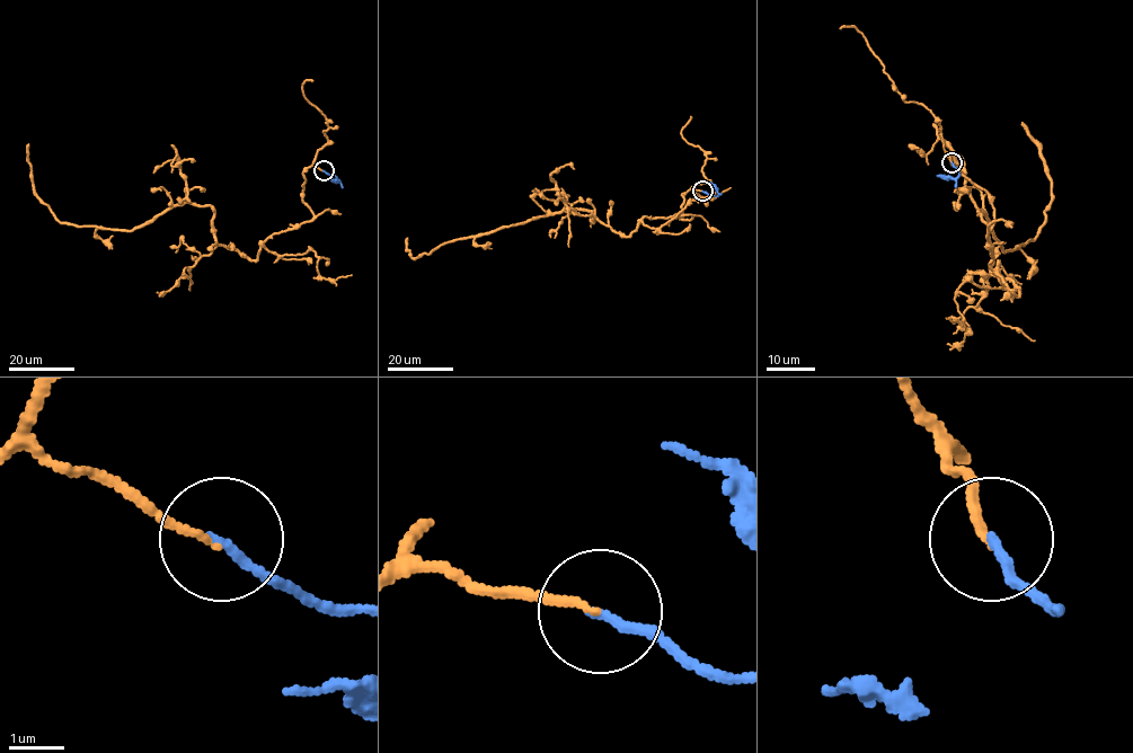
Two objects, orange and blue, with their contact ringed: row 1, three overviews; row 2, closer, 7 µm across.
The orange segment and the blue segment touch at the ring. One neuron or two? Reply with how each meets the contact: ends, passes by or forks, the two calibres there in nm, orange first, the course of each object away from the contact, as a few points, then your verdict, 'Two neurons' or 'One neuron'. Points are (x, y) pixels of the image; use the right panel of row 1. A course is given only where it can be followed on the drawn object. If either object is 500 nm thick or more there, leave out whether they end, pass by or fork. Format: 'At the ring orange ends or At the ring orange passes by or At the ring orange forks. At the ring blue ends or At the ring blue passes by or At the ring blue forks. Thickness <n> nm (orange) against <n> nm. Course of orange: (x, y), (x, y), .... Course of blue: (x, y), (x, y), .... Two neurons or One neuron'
At the ring orange ends. At the ring blue ends. Thickness 120 nm (orange) against 170 nm. Course of orange: (952, 162), (989, 196), (989, 265), (1016, 297), (977, 209), (1005, 251), (1044, 222), (1047, 168), (1021, 122). Course of blue: (952, 162), (957, 169), (957, 176), (937, 176). One neuron

